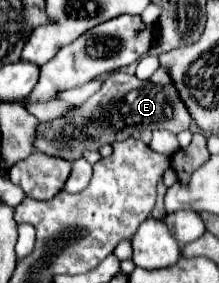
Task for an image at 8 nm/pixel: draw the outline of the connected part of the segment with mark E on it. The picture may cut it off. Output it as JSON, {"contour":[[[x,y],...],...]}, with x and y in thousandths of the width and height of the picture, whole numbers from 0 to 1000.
{"contour":[[[731,237],[685,279],[648,293],[639,279],[612,279],[584,258],[521,251],[475,279],[466,314],[429,329],[393,364],[356,371],[347,392],[311,399],[292,420],[265,420],[237,435],[183,435],[183,477],[155,519],[219,548],[338,569],[374,555],[384,527],[438,534],[475,505],[566,498],[612,463],[767,456],[785,470],[822,470],[831,456],[858,456],[868,435],[877,435],[877,413],[840,357],[822,350],[767,244]]]}

